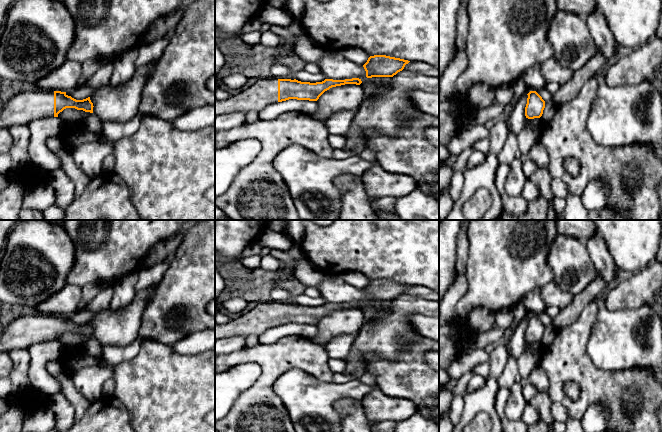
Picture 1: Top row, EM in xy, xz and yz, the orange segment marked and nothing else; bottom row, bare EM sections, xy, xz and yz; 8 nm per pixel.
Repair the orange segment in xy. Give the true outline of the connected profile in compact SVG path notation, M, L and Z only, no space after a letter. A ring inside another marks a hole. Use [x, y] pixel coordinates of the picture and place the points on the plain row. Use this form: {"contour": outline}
{"contour": "M13 313L12 320L3 326L0 333L0 353L8 353L12 349L29 349L35 344L58 341L66 332L75 332L93 337L90 321L76 324L66 316L35 313L19 315Z"}

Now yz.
{"contour": "M530 315L525 331L525 340L528 343L540 342L545 332L545 325L536 315Z"}

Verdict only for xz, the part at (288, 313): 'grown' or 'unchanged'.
grown

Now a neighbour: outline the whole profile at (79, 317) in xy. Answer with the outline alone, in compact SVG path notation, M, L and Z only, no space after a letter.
M89 310L76 311L71 315L66 315L66 319L71 320L76 324L83 324L90 321L94 317L95 313Z

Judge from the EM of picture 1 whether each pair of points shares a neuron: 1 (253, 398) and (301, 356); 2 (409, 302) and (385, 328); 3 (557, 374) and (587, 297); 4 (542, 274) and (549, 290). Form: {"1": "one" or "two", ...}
{"1": "one", "2": "one", "3": "two", "4": "two"}

